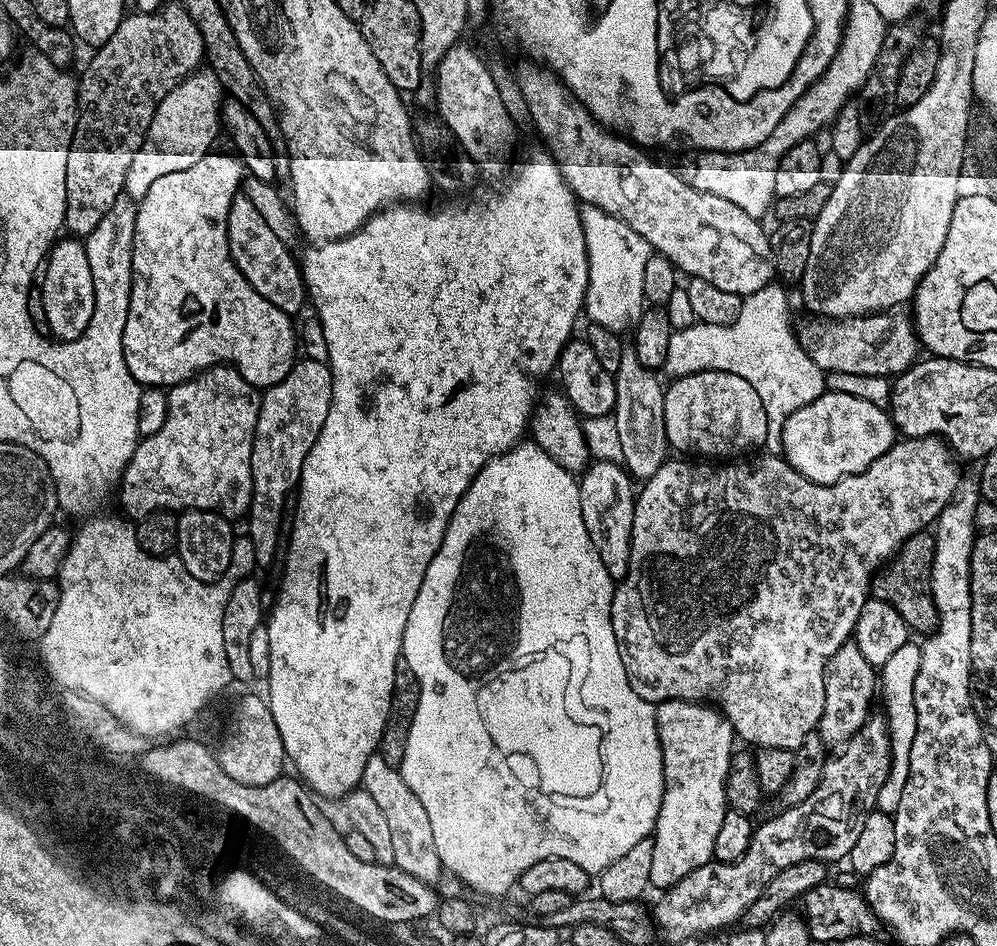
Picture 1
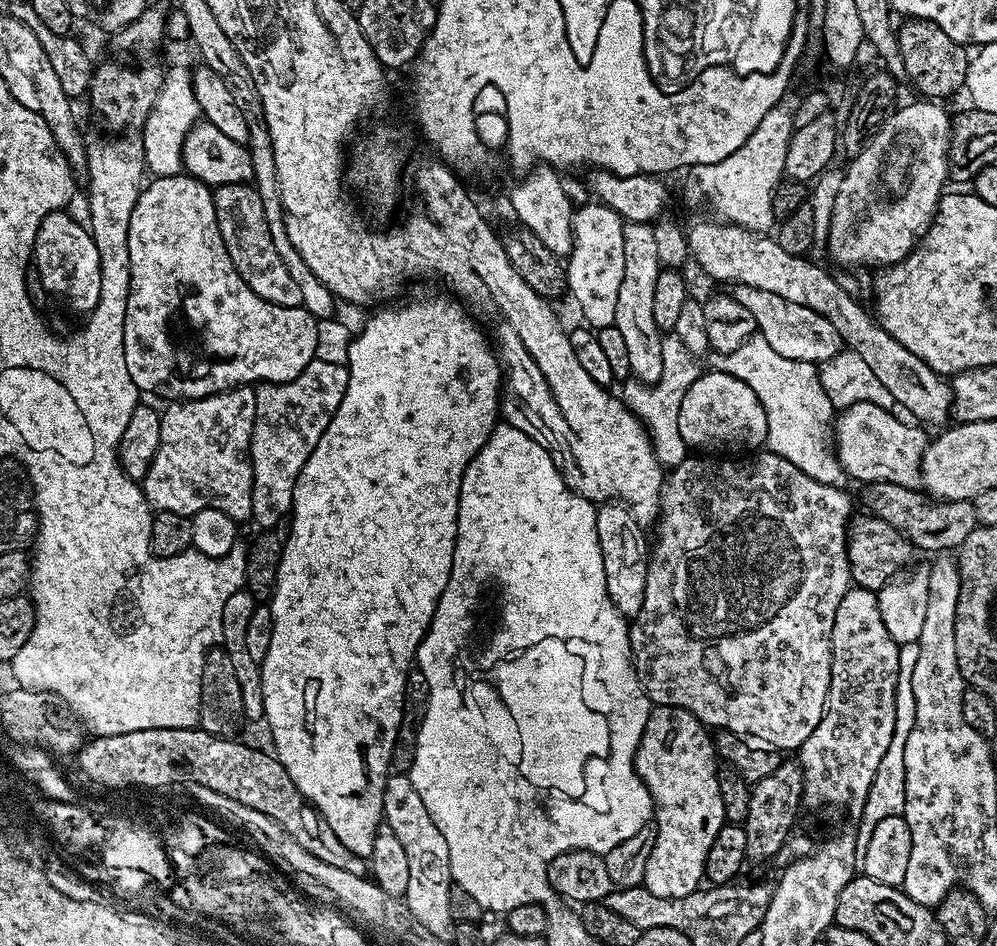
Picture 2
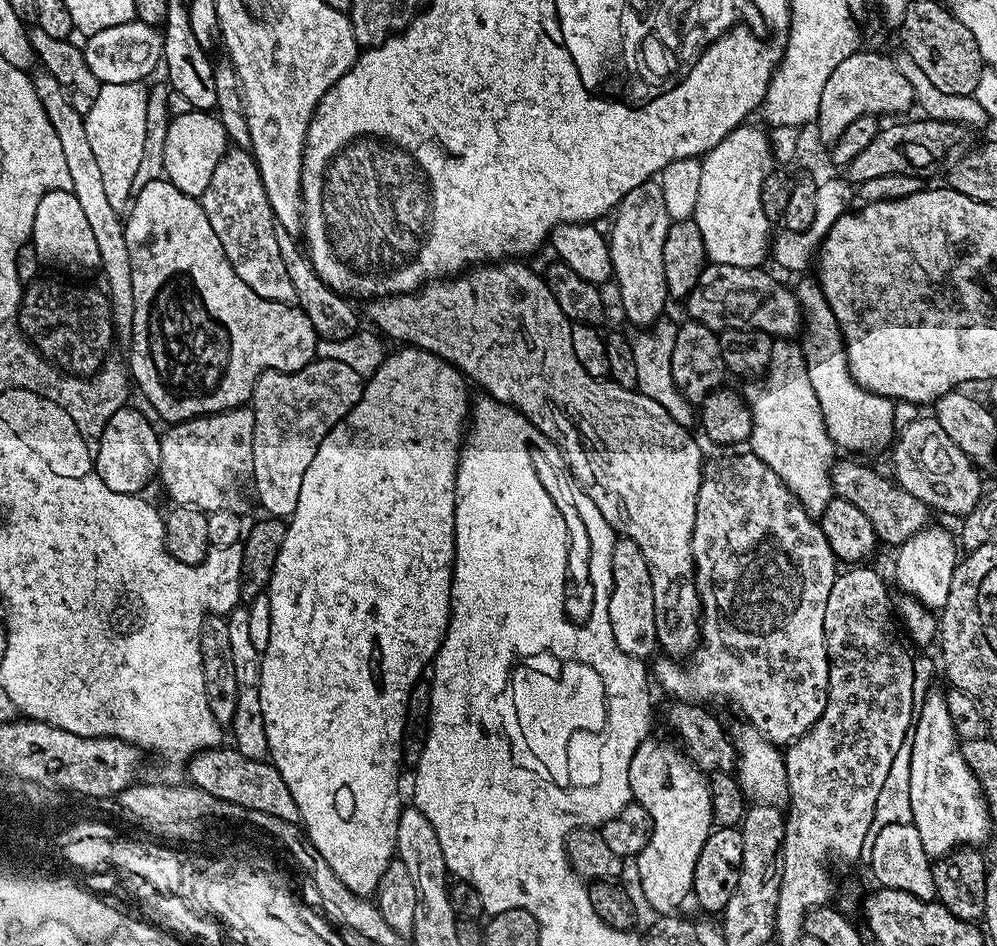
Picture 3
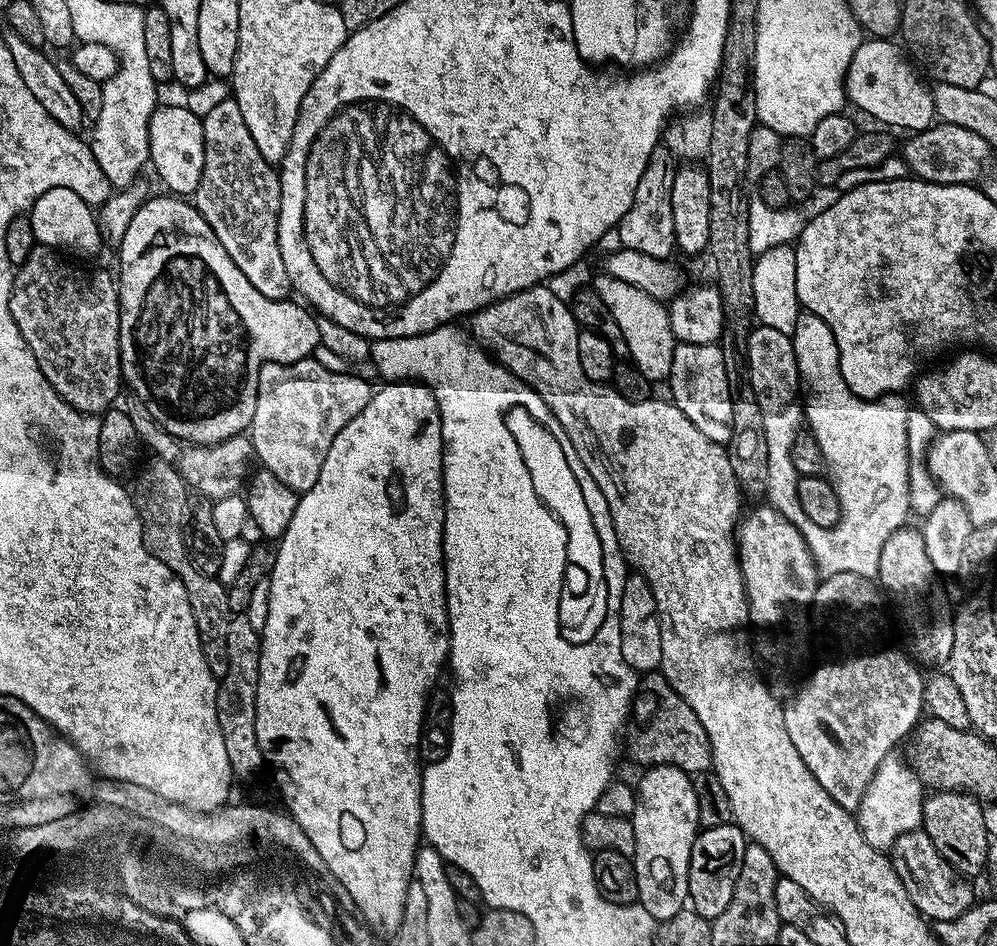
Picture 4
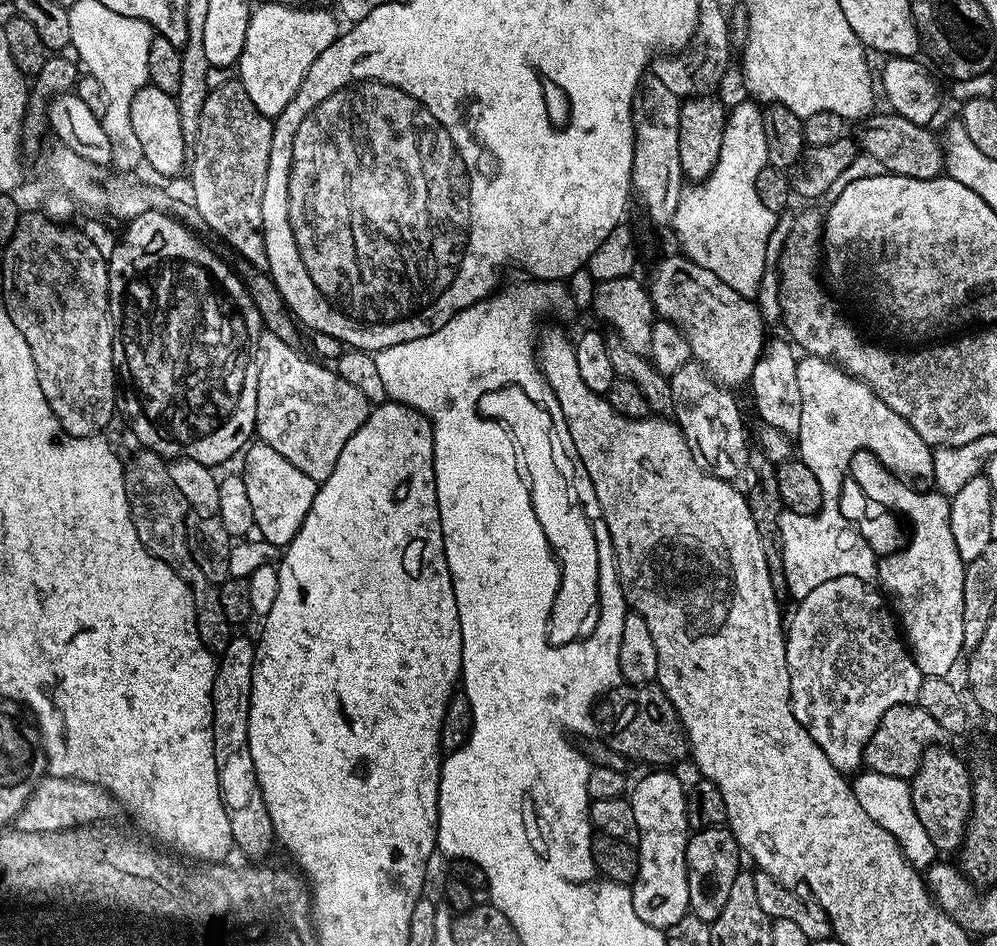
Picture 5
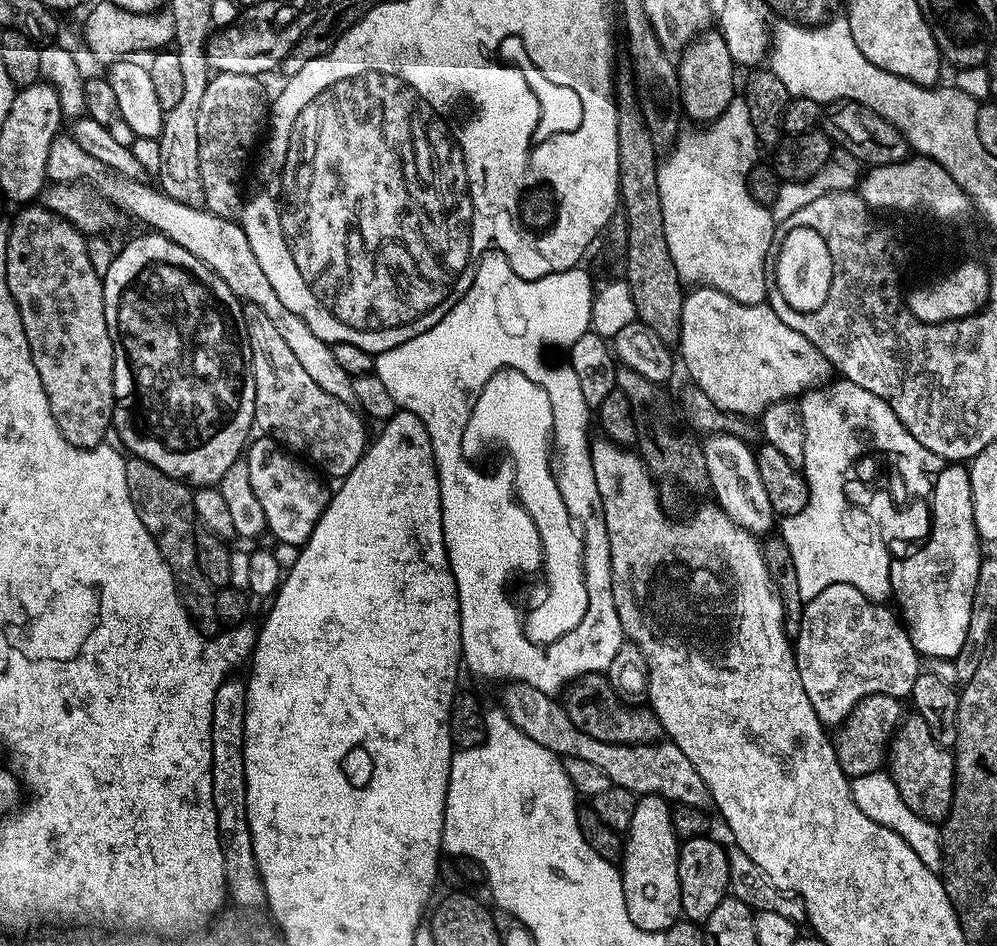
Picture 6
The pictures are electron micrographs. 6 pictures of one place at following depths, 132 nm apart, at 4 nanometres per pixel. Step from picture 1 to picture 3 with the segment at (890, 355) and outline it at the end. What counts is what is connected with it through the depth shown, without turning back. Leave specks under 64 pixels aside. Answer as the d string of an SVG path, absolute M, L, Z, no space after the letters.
M705 263L702 274L688 296L687 319L697 320L719 334L729 330L767 332L776 338L792 338L801 331L800 304L788 288L783 288L763 267L743 268Z

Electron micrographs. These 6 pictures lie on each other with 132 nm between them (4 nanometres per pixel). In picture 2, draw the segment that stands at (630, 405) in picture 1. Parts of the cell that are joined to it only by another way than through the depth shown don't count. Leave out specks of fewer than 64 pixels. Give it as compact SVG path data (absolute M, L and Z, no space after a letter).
M625 223L624 250L626 268L622 286L618 286L618 302L614 310L615 327L626 342L630 358L630 373L639 383L651 386L662 376L662 336L654 326L654 286L662 265L654 243L654 230L651 223Z

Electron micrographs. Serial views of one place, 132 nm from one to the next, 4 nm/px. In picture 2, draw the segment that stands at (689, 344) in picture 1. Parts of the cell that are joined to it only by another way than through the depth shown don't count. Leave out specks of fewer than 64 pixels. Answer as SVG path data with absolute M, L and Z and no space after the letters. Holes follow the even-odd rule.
M675 334L665 335L662 339L662 376L658 378L658 382L651 386L639 382L629 383L628 393L623 393L622 396L624 403L646 425L656 456L668 470L678 467L690 456L688 445L682 442L682 434L678 434L678 410L682 406L686 390L690 390L692 383L702 374L702 368L696 365L696 360L693 352L686 350L686 346L682 346ZM759 334L751 336L746 343L738 346L738 350L727 353L726 360L728 360L726 371L734 378L746 382L746 386L750 386L754 390L754 394L758 394L758 398L766 410L767 451L786 458L786 462L794 462L794 466L798 466L798 470L802 470L802 474L806 474L818 482L835 488L844 488L846 484L844 468L830 451L830 425L834 420L834 409L830 398L826 398L826 390L822 390L817 365L782 358L782 354L778 354L778 350L774 350L774 346L770 346L770 342L766 342L764 337Z

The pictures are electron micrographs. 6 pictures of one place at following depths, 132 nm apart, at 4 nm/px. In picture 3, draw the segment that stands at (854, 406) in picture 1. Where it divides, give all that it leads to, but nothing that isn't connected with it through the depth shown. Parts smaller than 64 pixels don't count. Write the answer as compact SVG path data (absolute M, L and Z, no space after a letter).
M931 415L921 420L912 420L899 429L894 443L891 445L892 471L896 484L909 492L914 498L927 504L929 509L949 512L952 516L963 518L980 501L981 469L964 451L958 447L942 430L942 426Z

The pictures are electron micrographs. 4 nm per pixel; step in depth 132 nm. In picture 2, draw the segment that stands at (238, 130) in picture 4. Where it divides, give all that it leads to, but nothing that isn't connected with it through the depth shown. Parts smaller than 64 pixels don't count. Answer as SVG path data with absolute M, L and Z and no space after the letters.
M223 184L213 191L212 197L222 242L230 254L230 262L234 262L246 286L266 302L274 302L283 308L301 307L302 294L298 290L298 282L290 278L286 266L282 266L282 258L278 258L278 250L274 250L274 242L270 242L262 198L258 198L255 187L252 184Z

